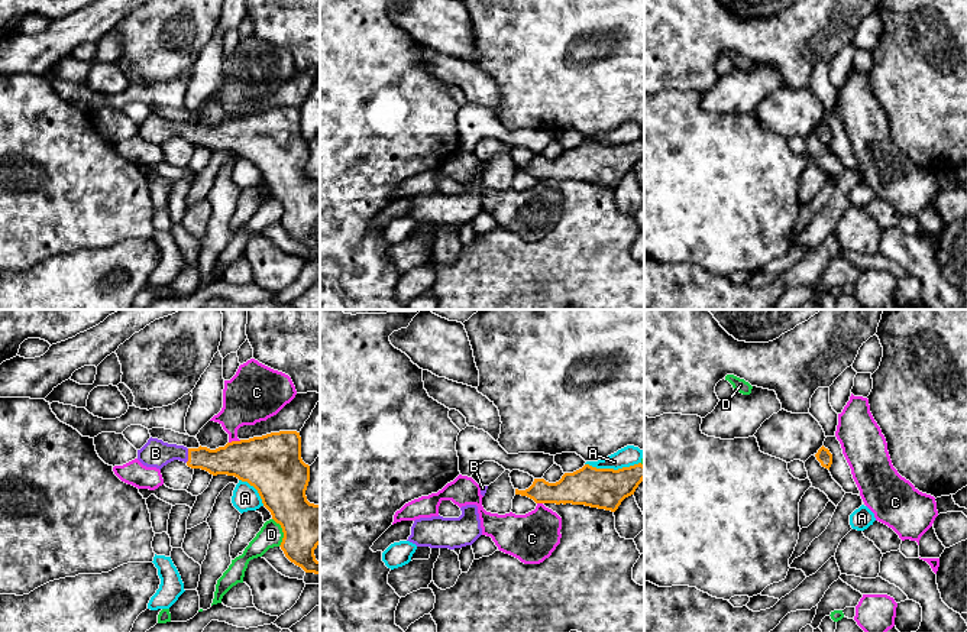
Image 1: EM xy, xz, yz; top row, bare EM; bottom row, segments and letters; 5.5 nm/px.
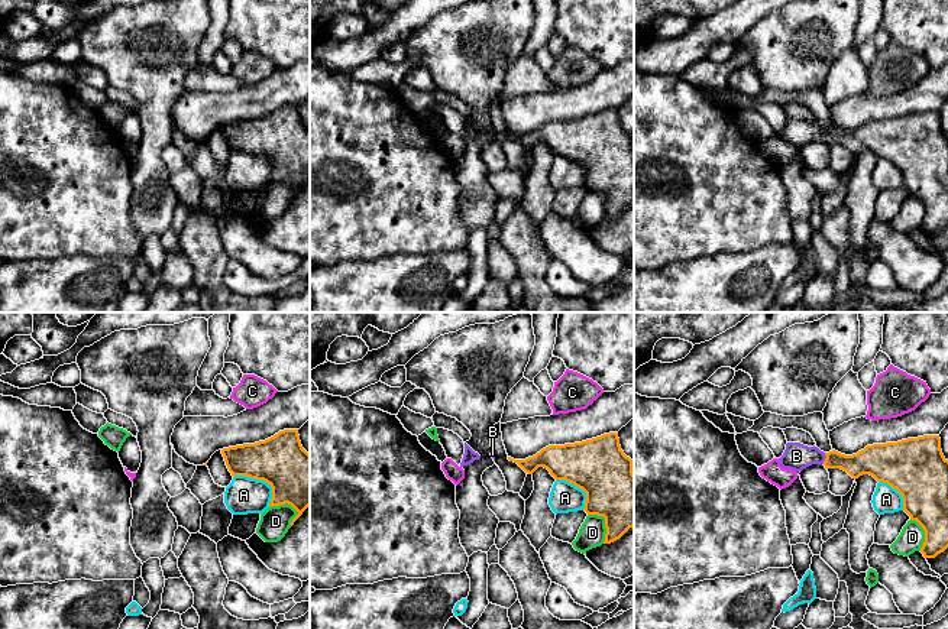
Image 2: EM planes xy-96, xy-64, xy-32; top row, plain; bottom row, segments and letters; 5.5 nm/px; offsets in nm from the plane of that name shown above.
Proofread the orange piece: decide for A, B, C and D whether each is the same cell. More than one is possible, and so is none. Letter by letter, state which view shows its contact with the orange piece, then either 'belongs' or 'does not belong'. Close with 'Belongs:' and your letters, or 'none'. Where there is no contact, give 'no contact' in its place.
A: meets orange in xz; does not belong
B: meets orange in xy; belongs
C: meets orange in xy; does not belong
D: meets orange in xy; does not belong
Belongs: B

